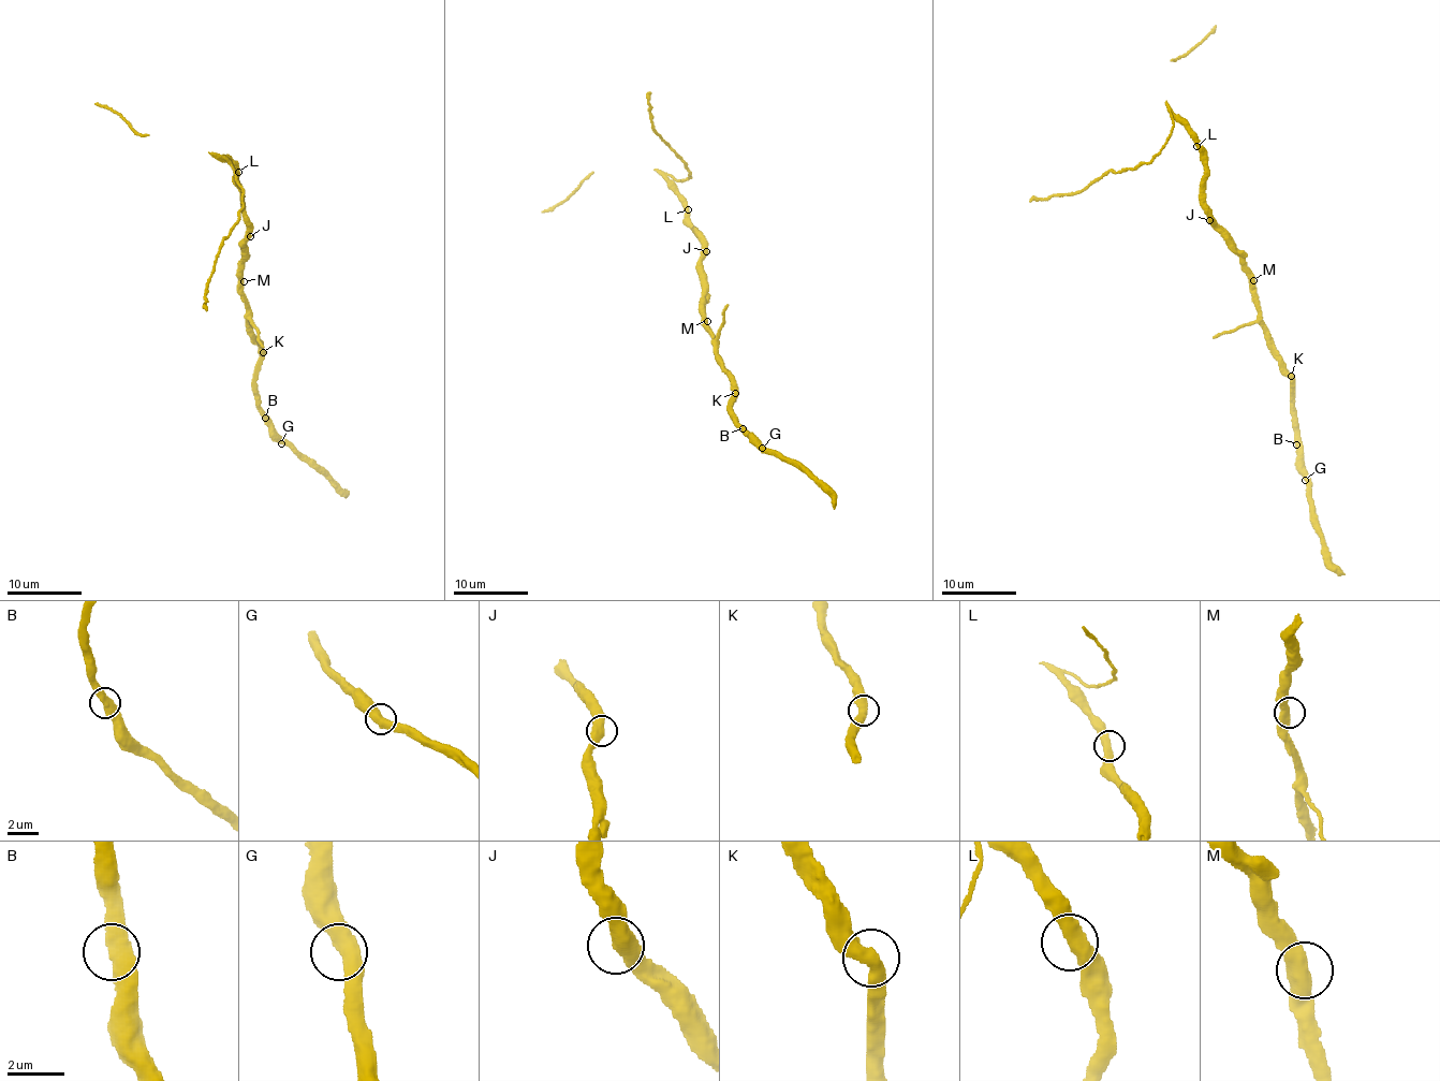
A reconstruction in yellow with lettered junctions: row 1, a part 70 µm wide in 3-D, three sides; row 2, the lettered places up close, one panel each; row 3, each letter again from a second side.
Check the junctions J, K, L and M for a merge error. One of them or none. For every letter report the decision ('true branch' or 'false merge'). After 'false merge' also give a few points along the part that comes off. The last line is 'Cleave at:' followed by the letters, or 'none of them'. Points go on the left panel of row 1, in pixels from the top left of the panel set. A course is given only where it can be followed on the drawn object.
J: true branch
K: true branch
L: true branch
M: true branch
Cleave at: none of them

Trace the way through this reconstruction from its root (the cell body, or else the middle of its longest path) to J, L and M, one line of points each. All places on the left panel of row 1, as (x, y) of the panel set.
J: (243, 260), (244, 239), (250, 236)
L: (243, 260), (247, 215), (238, 172)
M: (243, 260), (244, 281)

